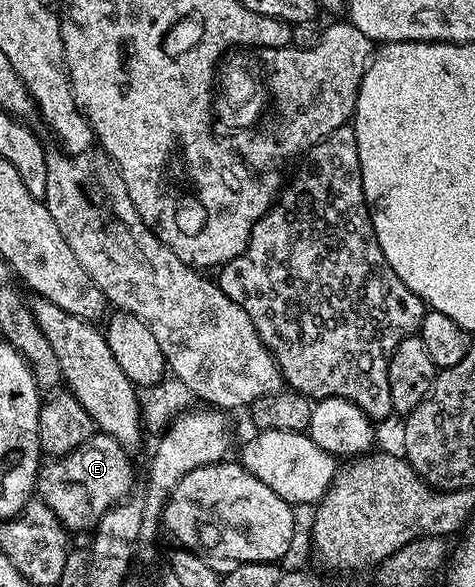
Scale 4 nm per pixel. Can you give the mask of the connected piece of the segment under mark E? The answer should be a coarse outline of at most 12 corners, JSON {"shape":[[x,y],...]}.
{"shape":[[94,432],[46,461],[39,494],[66,531],[130,497],[130,451]]}

